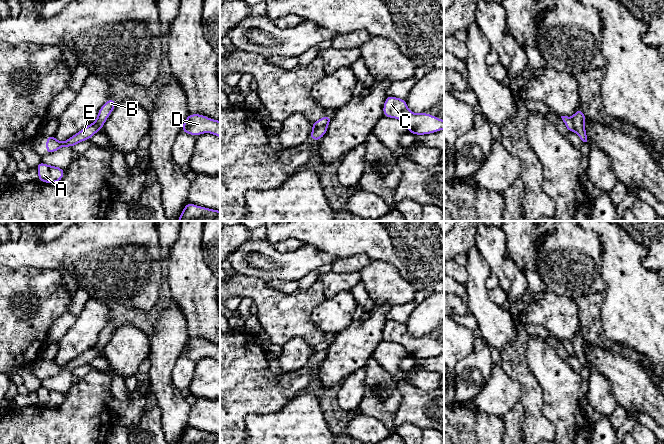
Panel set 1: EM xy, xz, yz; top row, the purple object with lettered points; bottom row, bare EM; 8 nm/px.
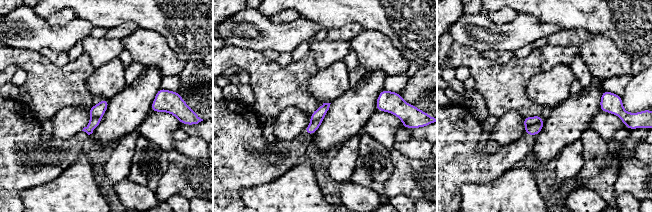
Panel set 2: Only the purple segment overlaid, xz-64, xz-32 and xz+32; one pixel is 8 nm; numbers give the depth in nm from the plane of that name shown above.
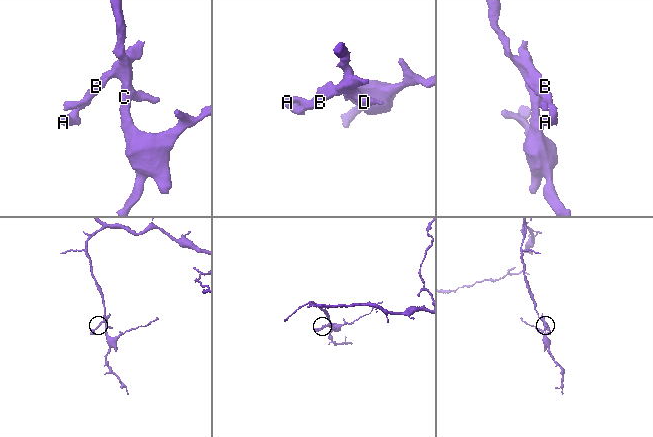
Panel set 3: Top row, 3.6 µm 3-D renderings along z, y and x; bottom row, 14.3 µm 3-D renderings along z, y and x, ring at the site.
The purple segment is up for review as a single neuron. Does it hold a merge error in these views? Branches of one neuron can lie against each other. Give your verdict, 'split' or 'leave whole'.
split

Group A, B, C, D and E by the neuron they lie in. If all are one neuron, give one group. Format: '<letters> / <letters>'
A B C D / E

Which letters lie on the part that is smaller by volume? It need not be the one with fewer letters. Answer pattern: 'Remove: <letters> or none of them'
Remove: E

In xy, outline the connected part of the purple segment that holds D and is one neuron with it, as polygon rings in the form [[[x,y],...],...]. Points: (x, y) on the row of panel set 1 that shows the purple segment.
[[[189,114],[182,125],[181,132],[193,136],[211,133],[220,138],[220,121],[201,114]]]

